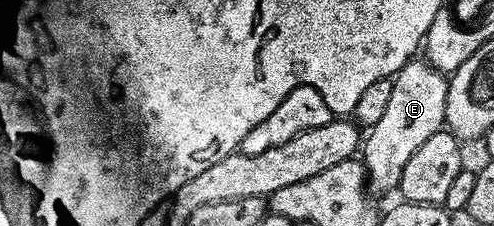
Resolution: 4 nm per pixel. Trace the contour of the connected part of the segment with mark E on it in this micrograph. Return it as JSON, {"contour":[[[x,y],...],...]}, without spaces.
{"contour":[[[413,59],[397,71],[392,81],[390,104],[382,119],[367,130],[362,141],[362,162],[367,180],[380,193],[399,190],[402,169],[410,155],[430,139],[430,135],[441,132],[446,122],[446,97],[449,78],[438,72],[427,59]]]}

